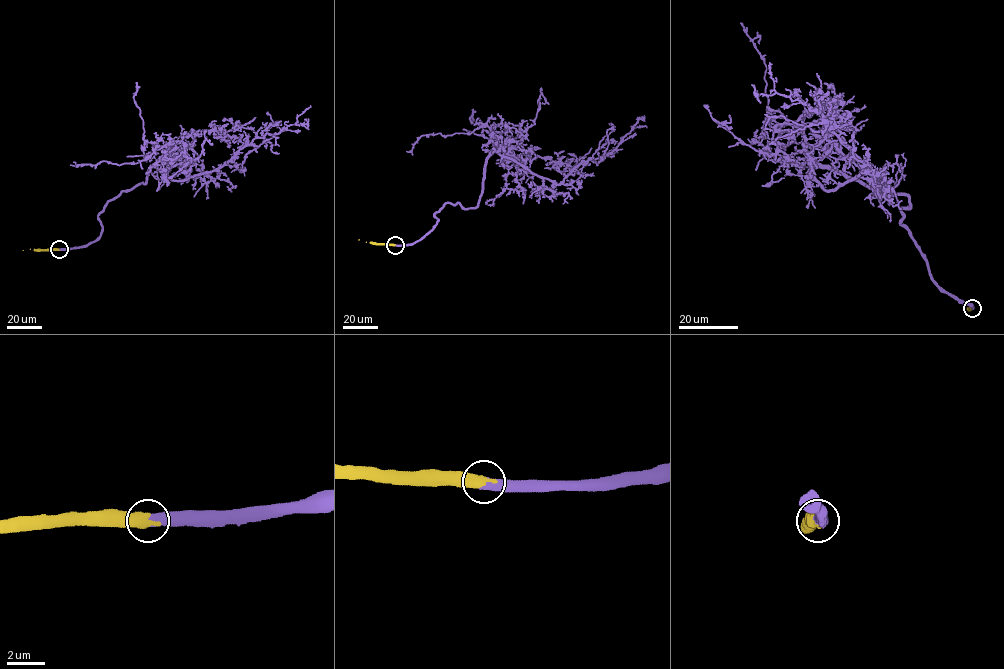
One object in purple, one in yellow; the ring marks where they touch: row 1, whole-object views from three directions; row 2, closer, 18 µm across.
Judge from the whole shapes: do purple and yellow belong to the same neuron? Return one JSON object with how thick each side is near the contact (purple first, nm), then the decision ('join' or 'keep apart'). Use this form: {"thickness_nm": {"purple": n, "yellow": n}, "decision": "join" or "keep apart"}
{"thickness_nm": {"purple": 550, "yellow": 600}, "decision": "join"}

